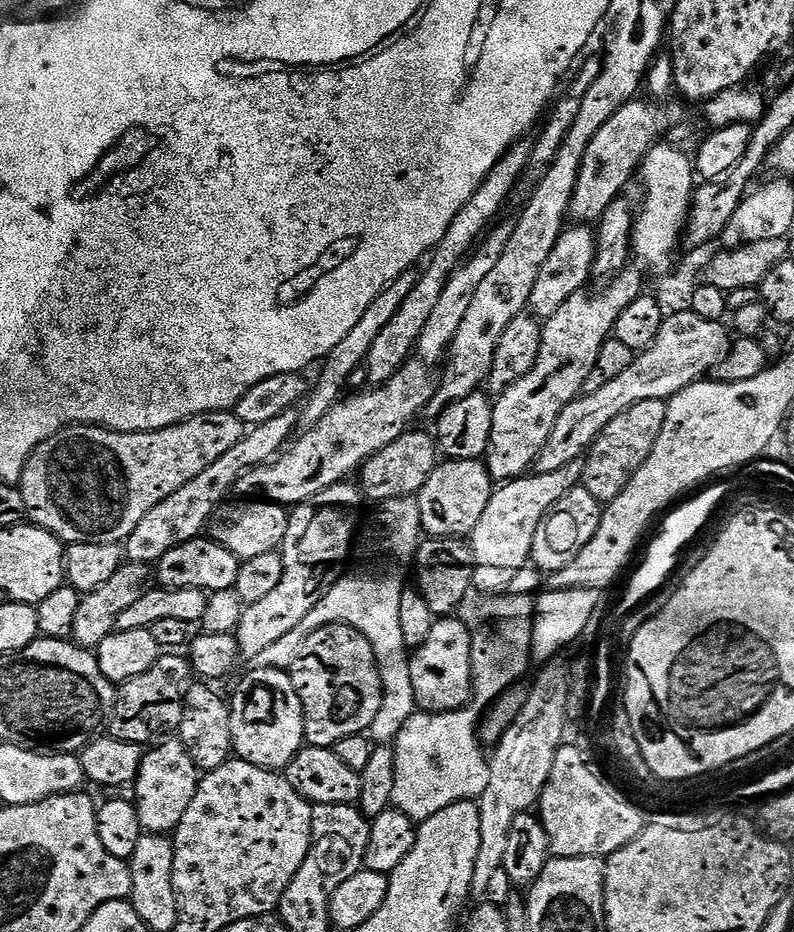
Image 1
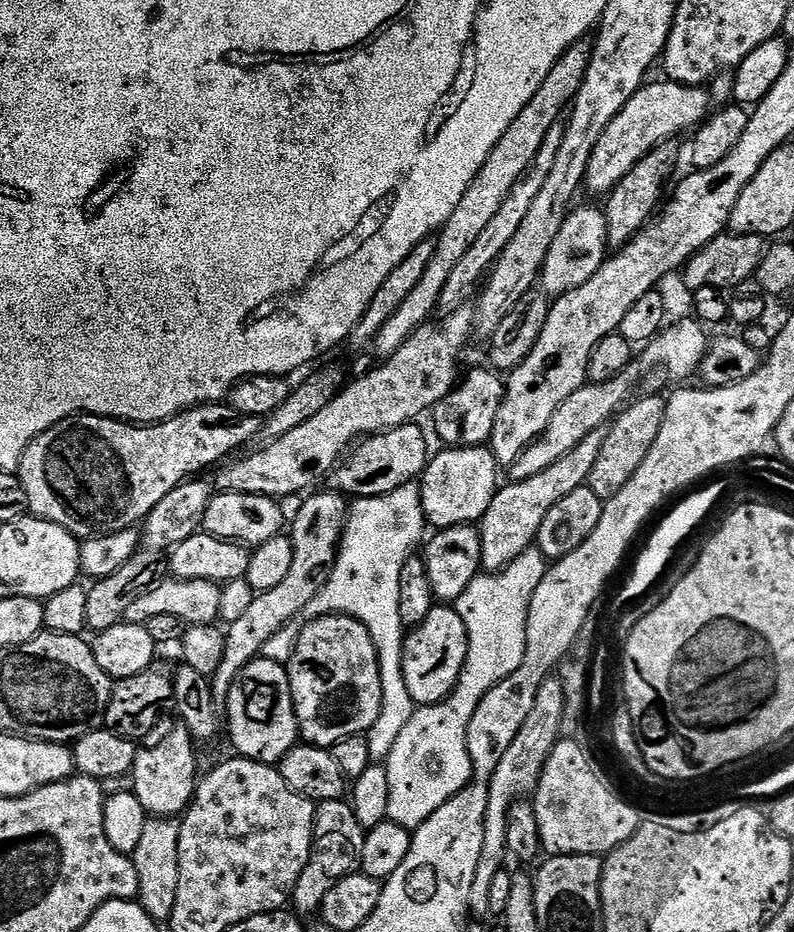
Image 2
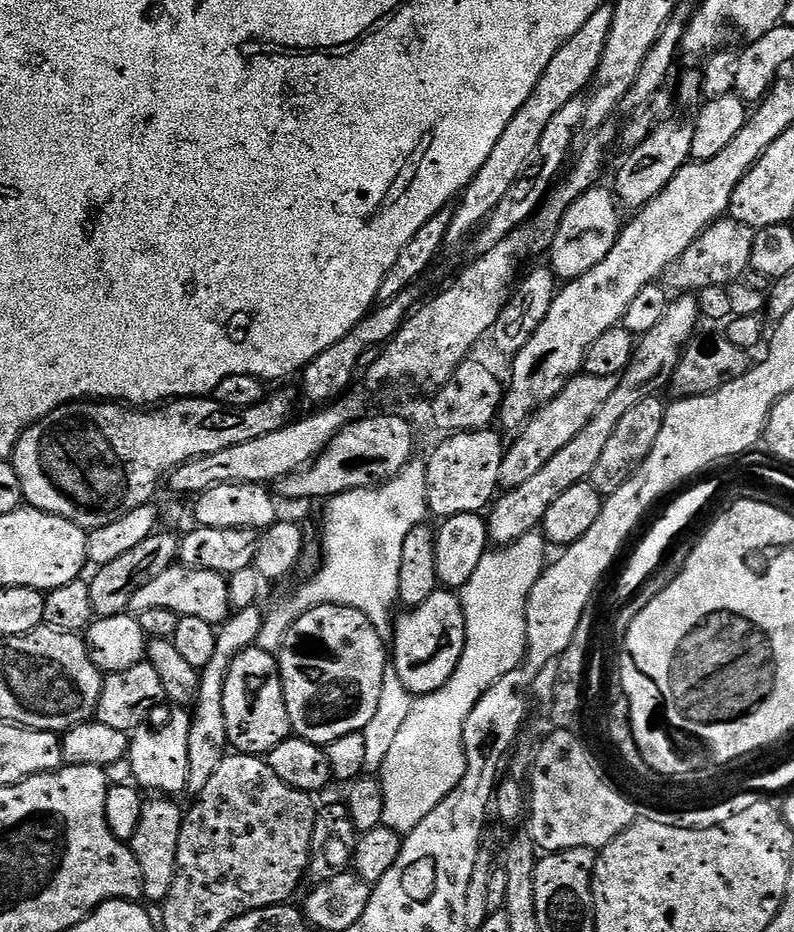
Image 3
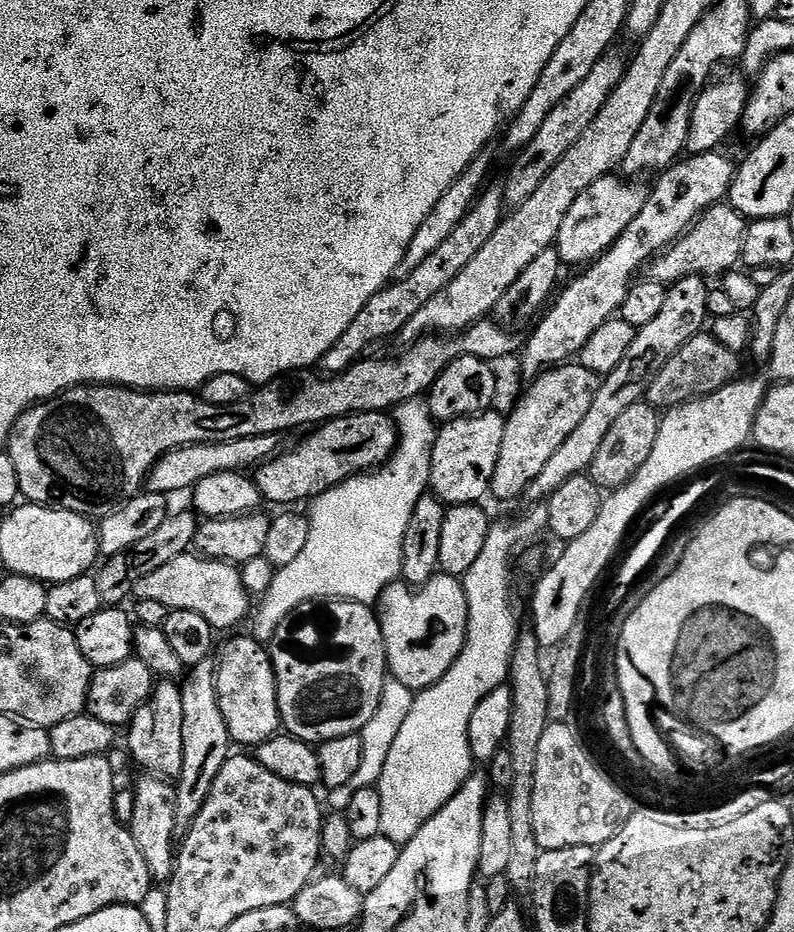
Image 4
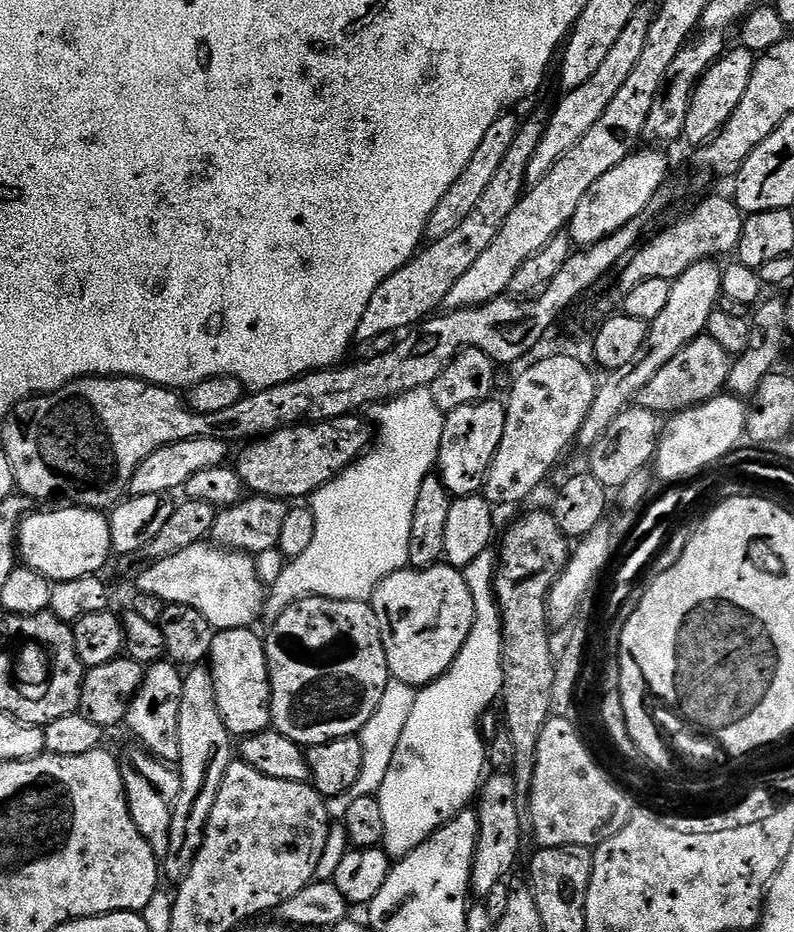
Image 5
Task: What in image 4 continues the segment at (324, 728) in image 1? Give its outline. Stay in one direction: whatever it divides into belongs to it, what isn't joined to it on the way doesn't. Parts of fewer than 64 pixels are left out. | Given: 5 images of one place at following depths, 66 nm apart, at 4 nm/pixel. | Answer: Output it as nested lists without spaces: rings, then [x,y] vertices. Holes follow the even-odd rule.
[[[330,599],[300,604],[276,627],[270,641],[270,655],[283,731],[313,746],[360,733],[366,722],[374,718],[374,710],[378,710],[384,697],[384,683],[390,678],[379,615],[369,605],[353,600]]]

